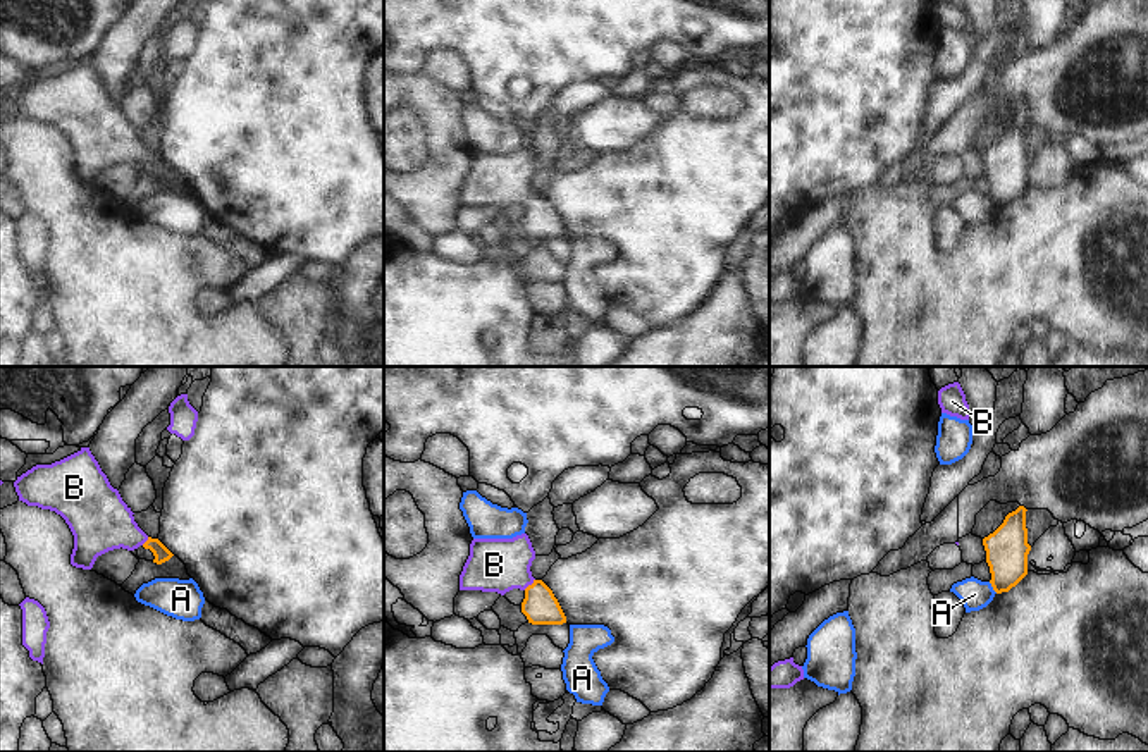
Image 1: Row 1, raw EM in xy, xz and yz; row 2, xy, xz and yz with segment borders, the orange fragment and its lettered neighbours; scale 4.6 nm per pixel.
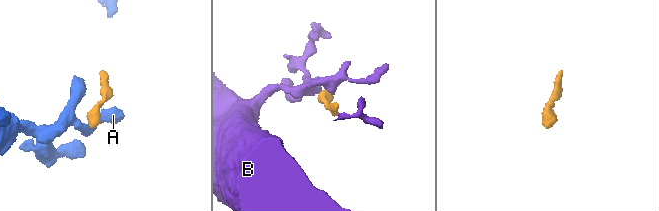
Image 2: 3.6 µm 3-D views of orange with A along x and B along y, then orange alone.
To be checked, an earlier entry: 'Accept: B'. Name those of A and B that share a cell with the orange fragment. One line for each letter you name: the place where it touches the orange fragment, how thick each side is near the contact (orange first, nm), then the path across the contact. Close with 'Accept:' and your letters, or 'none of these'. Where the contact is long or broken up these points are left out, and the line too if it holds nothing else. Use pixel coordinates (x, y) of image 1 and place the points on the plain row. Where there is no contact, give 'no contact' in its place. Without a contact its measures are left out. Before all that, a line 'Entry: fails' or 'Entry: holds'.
Entry: holds
B: contact xz (529, 200); calibres 160 and 260 nm; way xz (539, 221), (539, 212), (529, 200), (506, 179), (494, 179)
Accept: B

